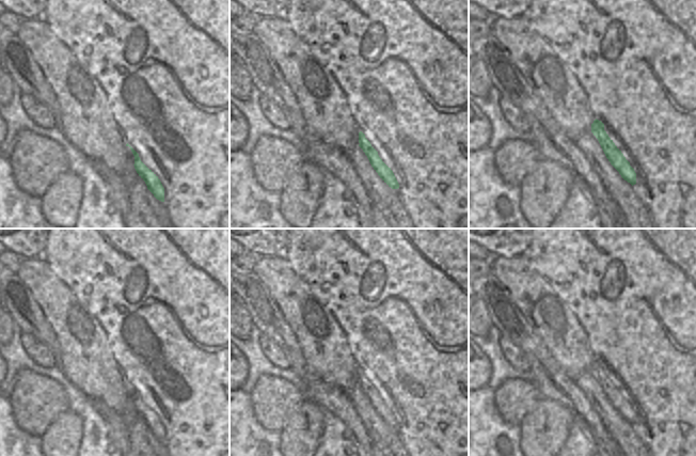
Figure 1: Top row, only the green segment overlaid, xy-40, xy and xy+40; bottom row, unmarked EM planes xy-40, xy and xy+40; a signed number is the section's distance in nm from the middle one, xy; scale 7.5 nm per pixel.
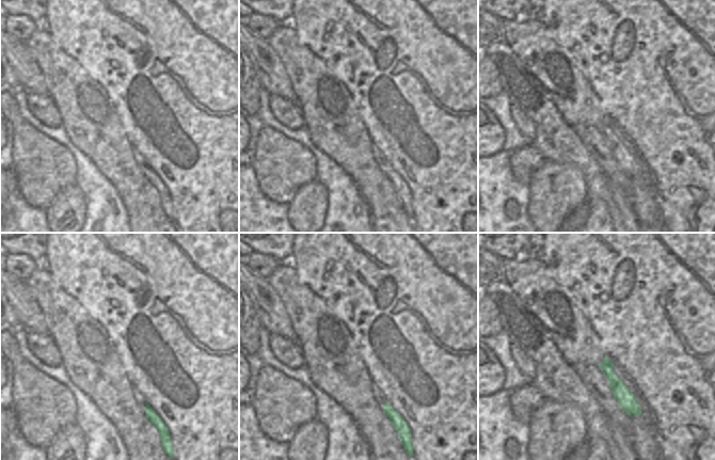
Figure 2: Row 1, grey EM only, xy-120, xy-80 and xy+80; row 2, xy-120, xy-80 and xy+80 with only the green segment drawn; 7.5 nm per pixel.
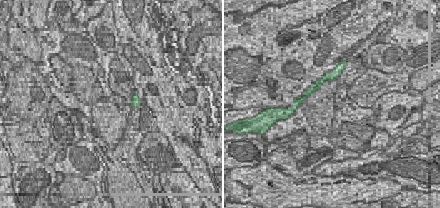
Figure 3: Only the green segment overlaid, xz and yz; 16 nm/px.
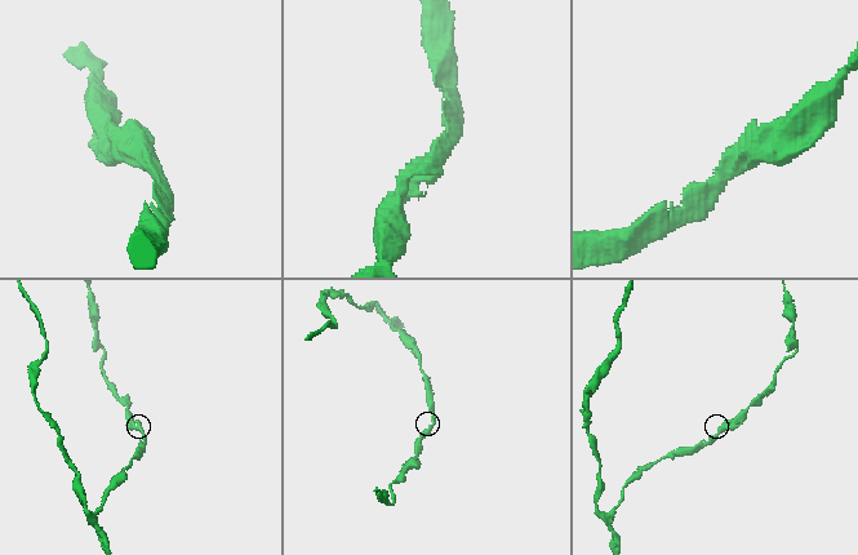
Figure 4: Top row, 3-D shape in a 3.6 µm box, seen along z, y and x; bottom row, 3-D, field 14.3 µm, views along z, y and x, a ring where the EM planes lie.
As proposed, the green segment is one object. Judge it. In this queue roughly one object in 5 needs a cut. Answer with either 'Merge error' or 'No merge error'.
No merge error

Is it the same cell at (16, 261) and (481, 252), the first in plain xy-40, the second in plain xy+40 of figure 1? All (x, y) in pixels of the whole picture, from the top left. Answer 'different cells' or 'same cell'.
different cells

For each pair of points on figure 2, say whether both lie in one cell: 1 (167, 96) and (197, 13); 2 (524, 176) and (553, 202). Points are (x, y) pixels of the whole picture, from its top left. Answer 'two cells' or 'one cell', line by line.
1: one cell
2: two cells

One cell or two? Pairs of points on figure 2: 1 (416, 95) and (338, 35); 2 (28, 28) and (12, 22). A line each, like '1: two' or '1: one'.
1: one
2: one

